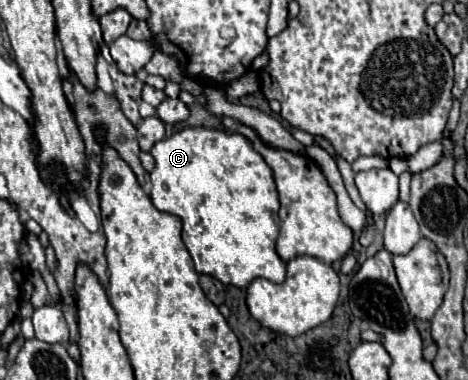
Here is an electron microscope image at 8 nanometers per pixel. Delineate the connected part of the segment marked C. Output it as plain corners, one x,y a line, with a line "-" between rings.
190,126
166,140
152,146
150,154
156,160
150,172
154,206
162,212
170,212
182,218
182,238
196,264
198,274
208,274
222,284
238,288
248,286
254,278
266,278
276,284
284,282
286,262
276,254
276,238
280,230
280,202
274,176
264,158
254,150
252,142
242,134
226,134
226,130
214,130
204,126

